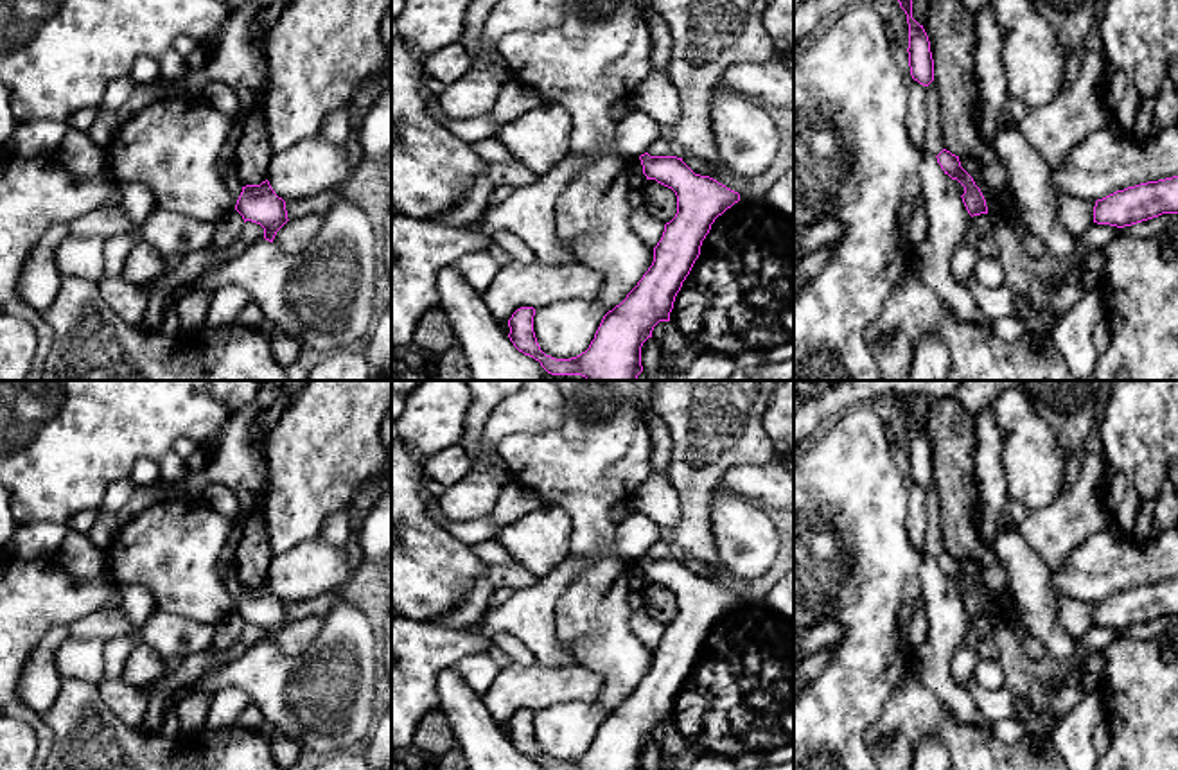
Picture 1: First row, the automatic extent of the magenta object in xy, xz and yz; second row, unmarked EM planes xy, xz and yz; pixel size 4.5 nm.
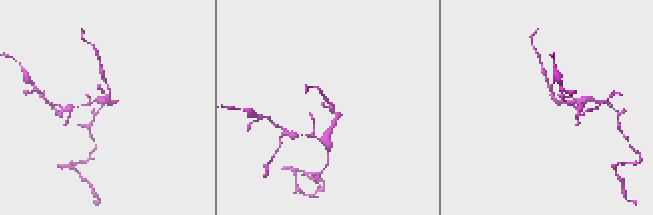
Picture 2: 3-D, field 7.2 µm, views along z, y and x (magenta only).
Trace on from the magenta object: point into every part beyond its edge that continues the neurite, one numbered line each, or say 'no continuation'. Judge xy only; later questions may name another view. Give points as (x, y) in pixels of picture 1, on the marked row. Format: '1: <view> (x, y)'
1: xy (324, 297)

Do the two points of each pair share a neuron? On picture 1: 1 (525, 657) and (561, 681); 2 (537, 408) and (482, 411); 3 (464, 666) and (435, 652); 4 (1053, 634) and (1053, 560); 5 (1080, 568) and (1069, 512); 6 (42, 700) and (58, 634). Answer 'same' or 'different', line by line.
1: different
2: different
3: different
4: different
5: different
6: same

